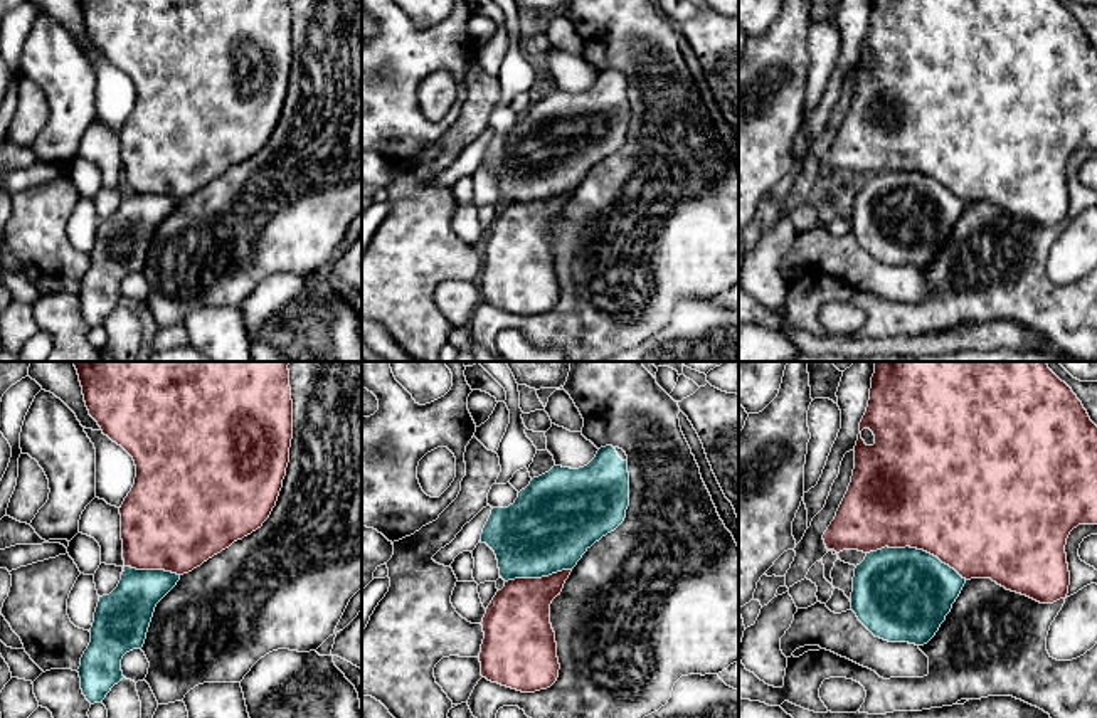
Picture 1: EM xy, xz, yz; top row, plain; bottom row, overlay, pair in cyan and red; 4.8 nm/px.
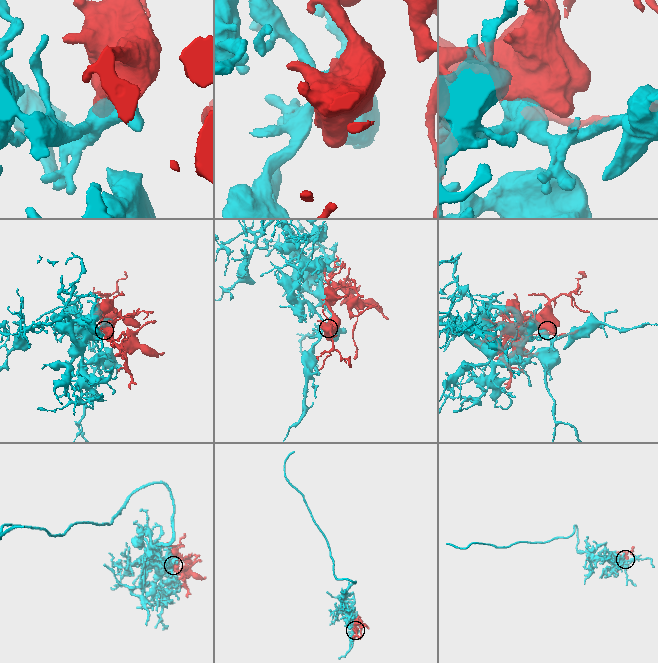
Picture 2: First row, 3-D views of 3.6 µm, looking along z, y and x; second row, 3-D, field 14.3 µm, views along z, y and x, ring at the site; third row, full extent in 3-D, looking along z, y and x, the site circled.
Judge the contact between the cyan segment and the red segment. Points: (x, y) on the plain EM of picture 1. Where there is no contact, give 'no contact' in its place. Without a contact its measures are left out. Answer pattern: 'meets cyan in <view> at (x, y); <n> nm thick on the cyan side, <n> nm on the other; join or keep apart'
meets cyan in yz at (916, 172); 440 nm thick on the cyan side, 500 nm on the other; join

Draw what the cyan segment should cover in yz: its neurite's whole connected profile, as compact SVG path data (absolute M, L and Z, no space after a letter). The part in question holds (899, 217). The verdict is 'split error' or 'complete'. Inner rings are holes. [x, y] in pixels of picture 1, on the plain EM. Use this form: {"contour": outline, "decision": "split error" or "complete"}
{"contour": "M872 0L870 24L853 74L851 106L823 163L826 172L836 177L858 173L866 178L855 192L851 234L875 261L888 266L927 267L971 202L991 202L1006 214L1040 227L1053 227L1067 220L1070 209L1067 161L1078 148L1097 148L1097 49L1058 0Z", "decision": "split error"}

